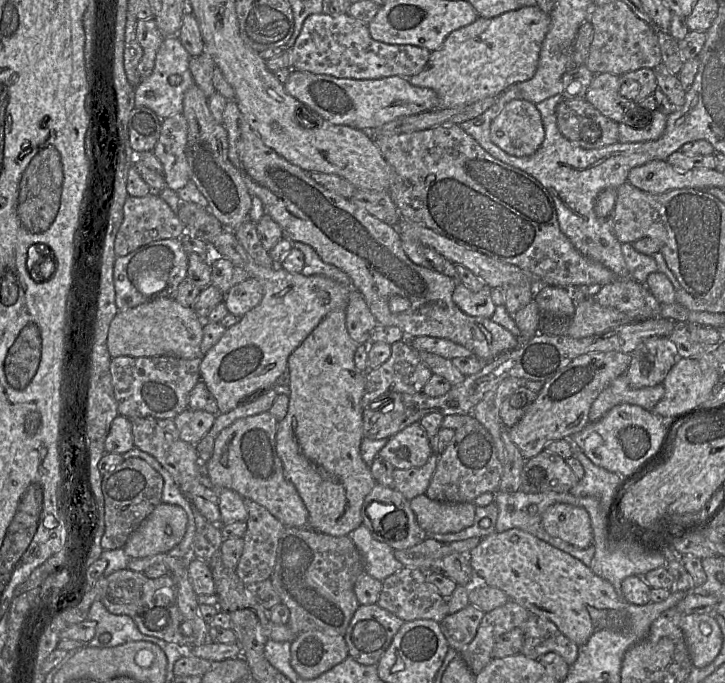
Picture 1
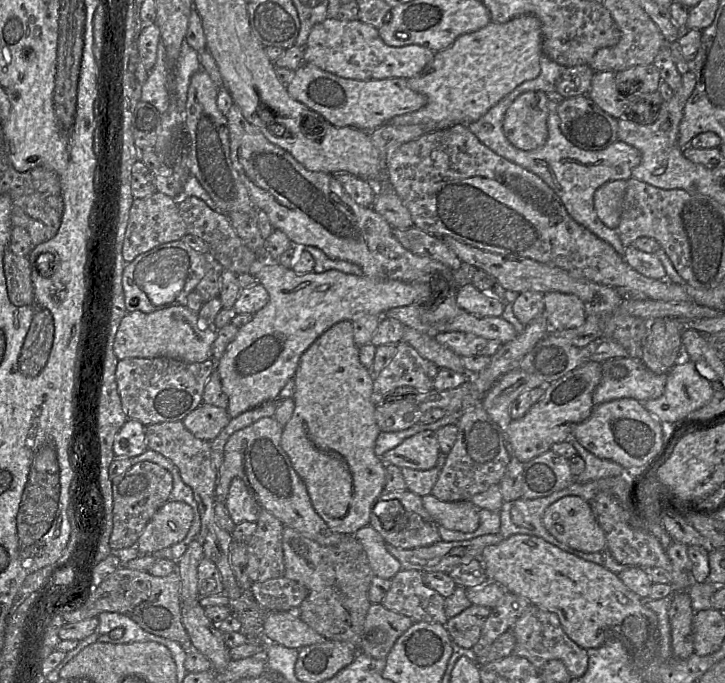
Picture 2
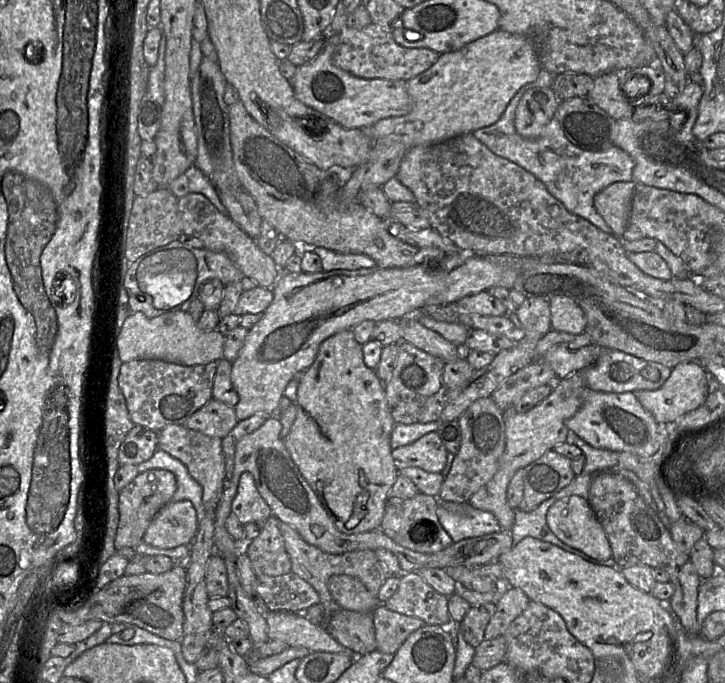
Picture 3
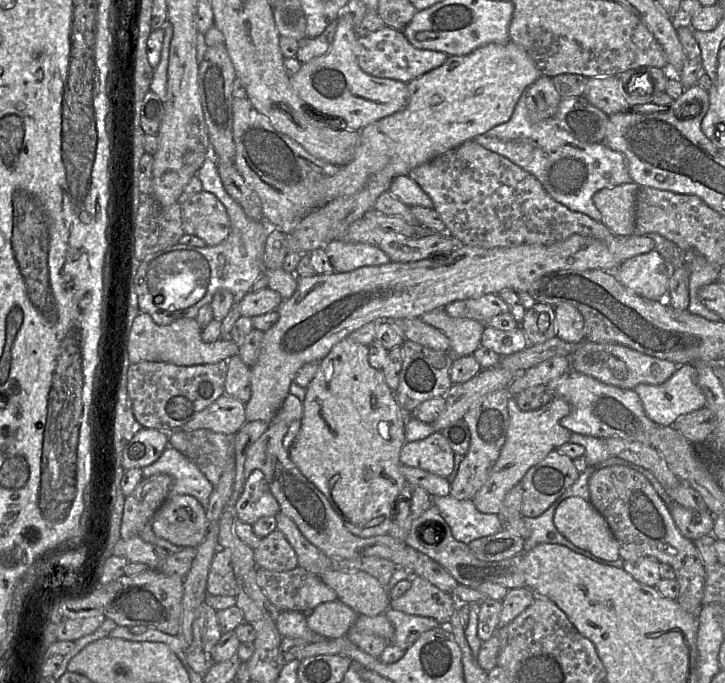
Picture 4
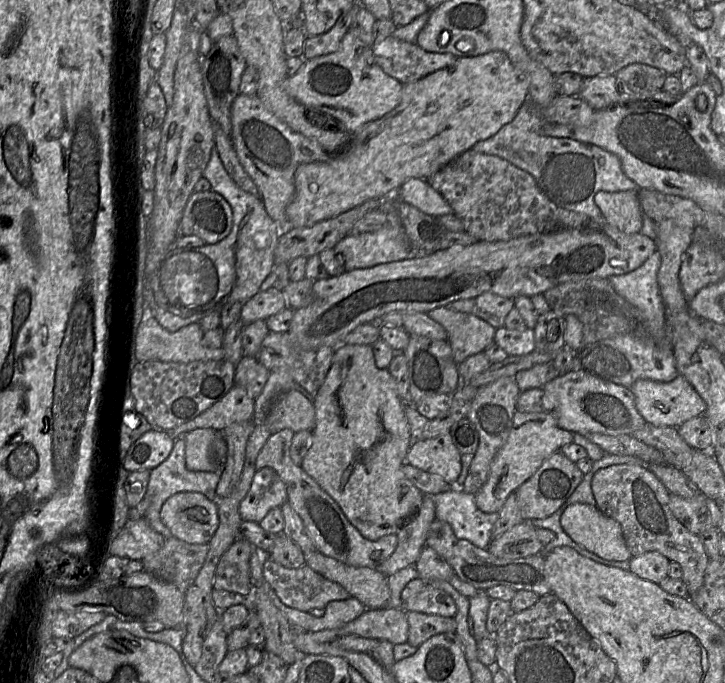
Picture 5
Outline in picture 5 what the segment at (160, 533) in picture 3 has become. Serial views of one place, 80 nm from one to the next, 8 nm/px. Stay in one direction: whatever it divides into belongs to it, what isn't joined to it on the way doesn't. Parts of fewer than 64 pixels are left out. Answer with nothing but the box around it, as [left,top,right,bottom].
[160,492,219,544]

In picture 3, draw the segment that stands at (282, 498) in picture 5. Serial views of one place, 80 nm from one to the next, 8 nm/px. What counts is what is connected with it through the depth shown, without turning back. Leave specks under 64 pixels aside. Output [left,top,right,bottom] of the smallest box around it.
[231,473,272,525]

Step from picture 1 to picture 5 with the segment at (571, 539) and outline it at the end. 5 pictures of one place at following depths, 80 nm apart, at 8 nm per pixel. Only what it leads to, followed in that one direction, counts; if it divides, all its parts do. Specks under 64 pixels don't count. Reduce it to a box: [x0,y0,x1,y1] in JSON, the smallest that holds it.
[560,504,632,560]

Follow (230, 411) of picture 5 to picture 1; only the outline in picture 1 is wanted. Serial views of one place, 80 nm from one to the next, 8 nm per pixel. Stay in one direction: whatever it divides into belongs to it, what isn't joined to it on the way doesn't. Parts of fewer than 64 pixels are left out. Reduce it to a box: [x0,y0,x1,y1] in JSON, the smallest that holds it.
[174,408,216,443]

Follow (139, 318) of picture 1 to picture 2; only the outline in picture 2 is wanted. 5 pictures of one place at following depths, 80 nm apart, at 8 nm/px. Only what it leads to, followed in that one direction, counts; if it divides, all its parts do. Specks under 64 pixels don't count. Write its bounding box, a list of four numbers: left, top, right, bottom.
[113,305,217,363]

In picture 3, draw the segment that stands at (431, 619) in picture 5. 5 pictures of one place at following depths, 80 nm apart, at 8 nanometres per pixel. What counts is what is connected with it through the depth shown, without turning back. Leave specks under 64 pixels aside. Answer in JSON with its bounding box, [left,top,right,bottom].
[372,604,425,654]

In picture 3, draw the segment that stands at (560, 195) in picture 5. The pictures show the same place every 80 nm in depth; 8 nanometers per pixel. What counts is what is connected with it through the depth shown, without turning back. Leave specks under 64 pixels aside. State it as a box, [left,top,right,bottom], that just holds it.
[473,94,635,233]

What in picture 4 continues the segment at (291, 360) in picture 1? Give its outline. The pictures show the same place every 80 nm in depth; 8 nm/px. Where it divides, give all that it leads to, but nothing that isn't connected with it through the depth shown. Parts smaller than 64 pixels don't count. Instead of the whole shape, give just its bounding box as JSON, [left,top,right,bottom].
[289,337,407,538]

